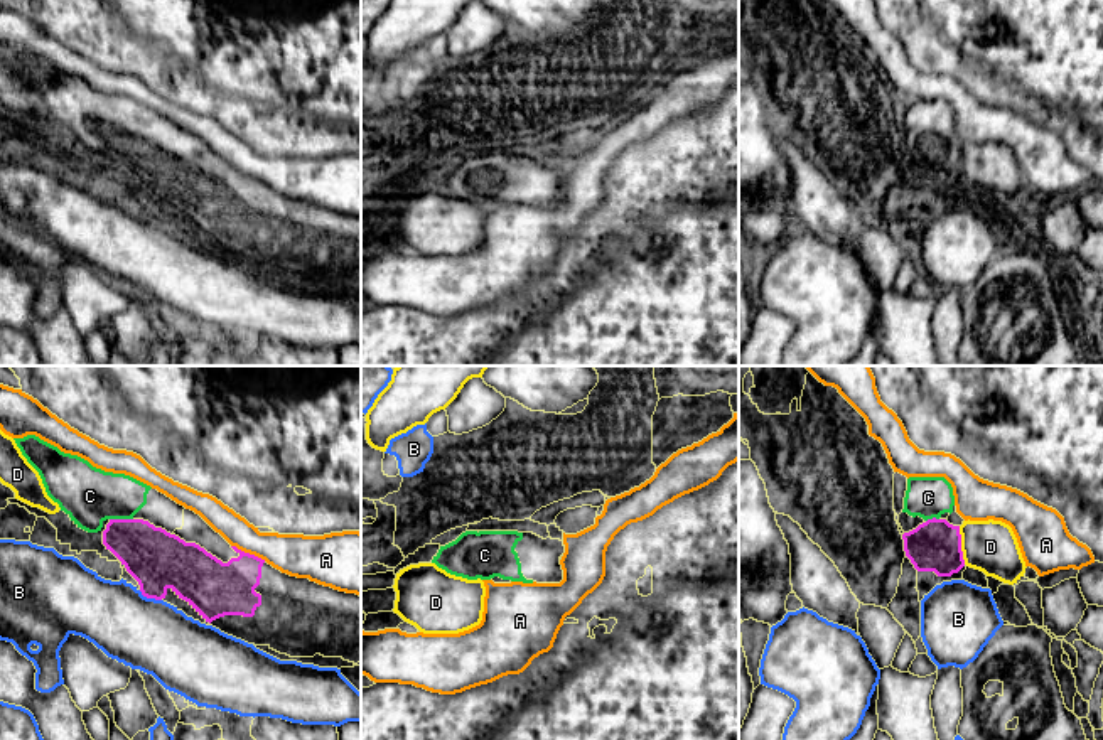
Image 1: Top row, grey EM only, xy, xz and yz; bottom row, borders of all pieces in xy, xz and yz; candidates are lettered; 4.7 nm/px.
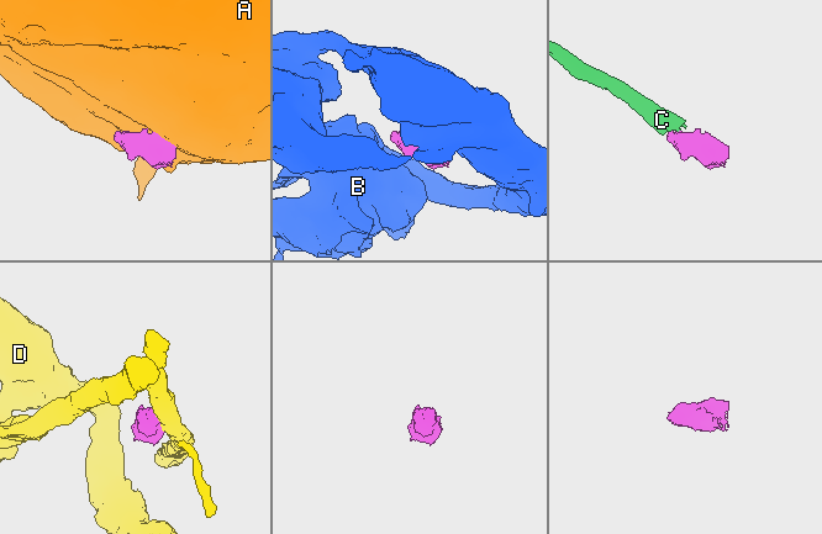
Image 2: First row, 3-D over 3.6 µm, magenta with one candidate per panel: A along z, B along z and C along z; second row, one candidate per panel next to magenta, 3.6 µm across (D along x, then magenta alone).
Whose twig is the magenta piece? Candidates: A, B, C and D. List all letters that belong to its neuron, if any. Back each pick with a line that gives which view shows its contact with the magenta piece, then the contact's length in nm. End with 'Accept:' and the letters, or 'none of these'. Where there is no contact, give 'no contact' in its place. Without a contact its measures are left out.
C: contact in xy; length 110 nm
Accept: C

